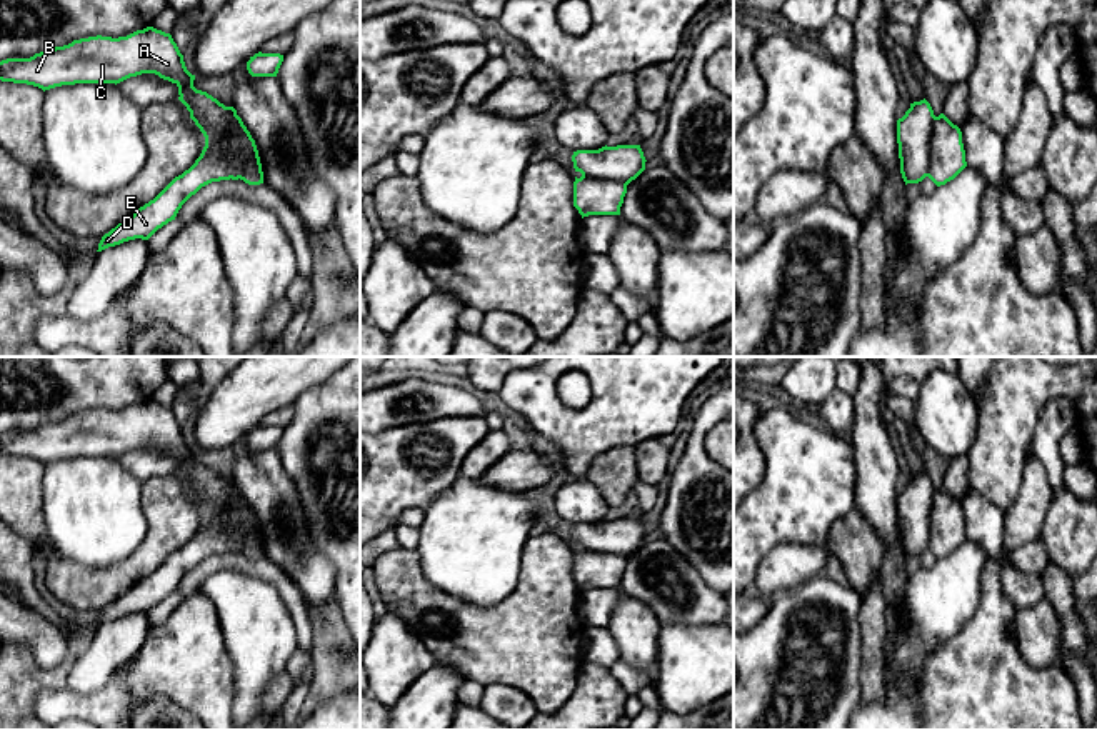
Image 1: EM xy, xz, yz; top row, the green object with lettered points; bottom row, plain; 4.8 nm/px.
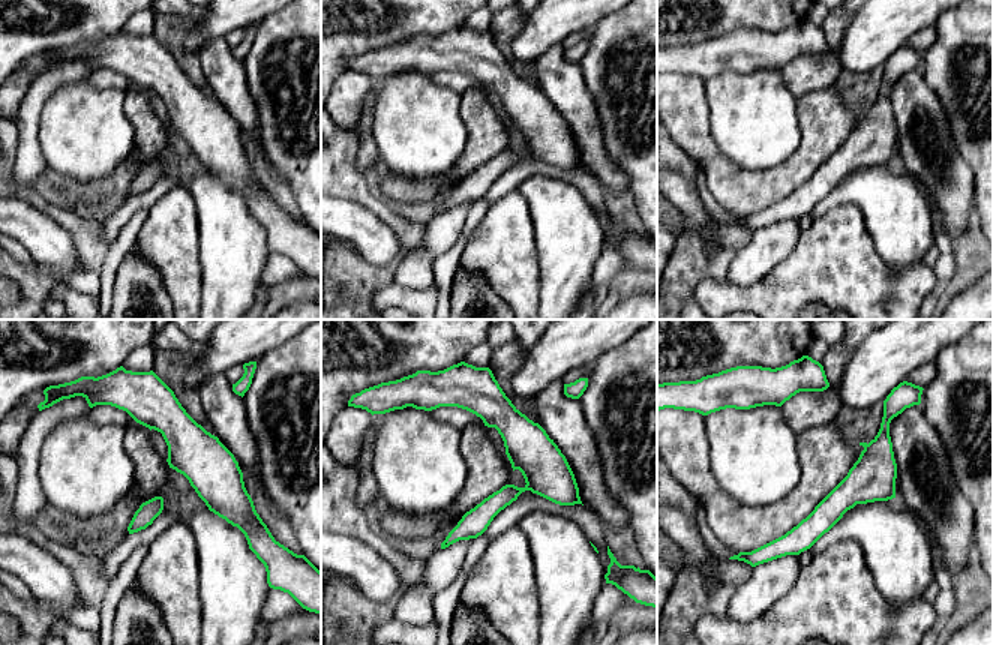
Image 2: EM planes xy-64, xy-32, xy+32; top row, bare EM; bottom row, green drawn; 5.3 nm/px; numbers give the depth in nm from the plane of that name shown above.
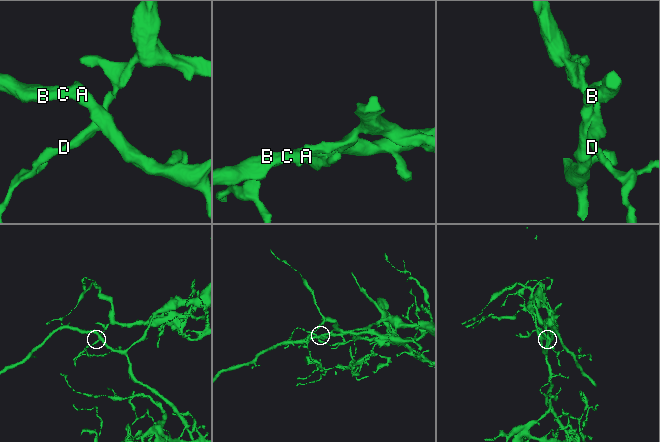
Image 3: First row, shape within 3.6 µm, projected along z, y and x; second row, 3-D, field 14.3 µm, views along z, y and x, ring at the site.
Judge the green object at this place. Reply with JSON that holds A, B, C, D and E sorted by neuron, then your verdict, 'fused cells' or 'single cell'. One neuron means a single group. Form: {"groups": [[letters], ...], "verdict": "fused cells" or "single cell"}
{"groups": [["A", "B", "C"], ["D", "E"]], "verdict": "fused cells"}

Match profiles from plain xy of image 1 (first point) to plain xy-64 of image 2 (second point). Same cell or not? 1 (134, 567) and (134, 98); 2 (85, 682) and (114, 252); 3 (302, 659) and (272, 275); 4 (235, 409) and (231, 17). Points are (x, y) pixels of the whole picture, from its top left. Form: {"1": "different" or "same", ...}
{"1": "same", "2": "different", "3": "same", "4": "same"}

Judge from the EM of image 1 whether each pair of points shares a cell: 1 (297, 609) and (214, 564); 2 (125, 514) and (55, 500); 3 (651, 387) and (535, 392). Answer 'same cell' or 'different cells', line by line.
1: same cell
2: same cell
3: same cell

